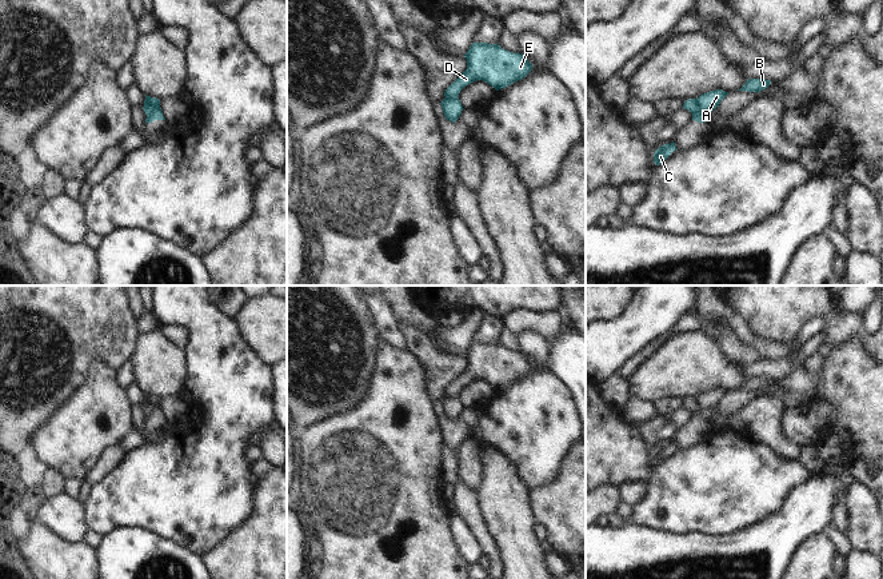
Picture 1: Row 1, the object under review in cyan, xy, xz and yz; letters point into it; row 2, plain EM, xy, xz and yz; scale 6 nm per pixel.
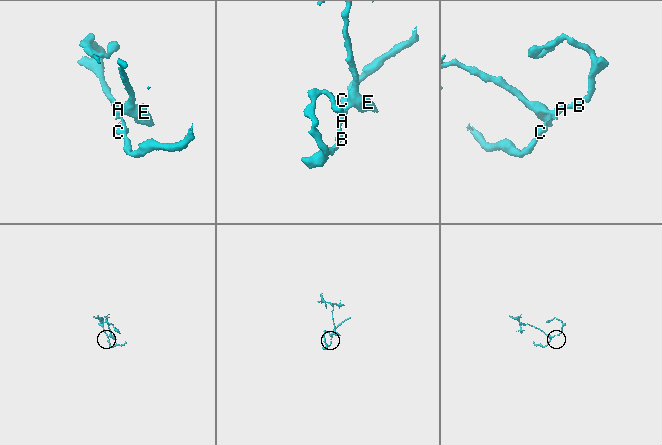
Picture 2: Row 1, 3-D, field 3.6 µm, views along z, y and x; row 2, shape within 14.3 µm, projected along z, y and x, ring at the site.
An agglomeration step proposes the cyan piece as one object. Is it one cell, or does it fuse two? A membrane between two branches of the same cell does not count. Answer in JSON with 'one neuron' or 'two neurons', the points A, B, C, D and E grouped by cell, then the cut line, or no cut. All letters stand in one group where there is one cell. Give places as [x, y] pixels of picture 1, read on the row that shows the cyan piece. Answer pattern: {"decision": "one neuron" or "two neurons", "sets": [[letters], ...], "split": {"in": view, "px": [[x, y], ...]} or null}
{"decision": "two neurons", "sets": [["A", "B", "C"], ["D", "E"]], "split": {"in": "yz", "px": [[694, 99], [698, 111], [692, 115]]}}

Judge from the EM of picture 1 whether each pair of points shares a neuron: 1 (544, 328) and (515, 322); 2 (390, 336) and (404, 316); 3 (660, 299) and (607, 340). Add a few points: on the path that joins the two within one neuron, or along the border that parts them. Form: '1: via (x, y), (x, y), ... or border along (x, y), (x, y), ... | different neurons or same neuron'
1: via (538, 323), (522, 322) | same neuron
2: border along (386, 299), (398, 324) | different neurons
3: via (647, 312), (620, 335) | same neuron

